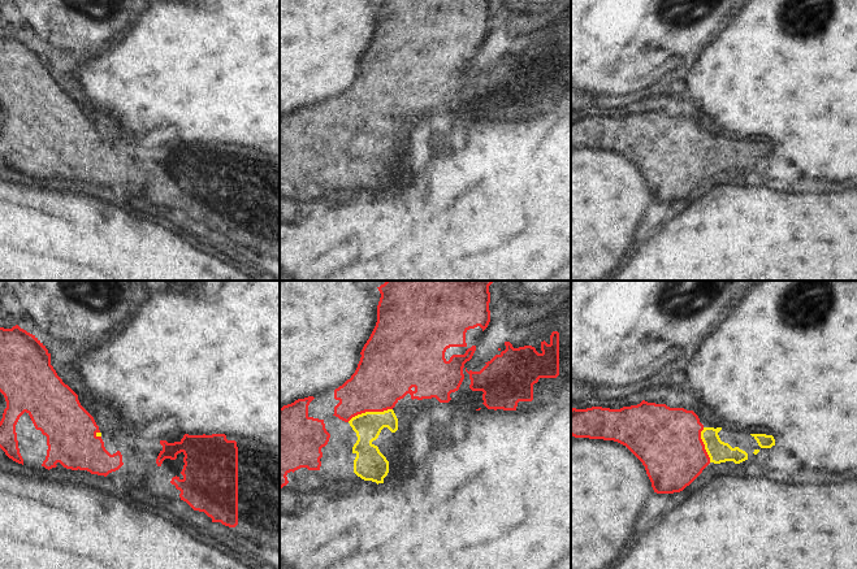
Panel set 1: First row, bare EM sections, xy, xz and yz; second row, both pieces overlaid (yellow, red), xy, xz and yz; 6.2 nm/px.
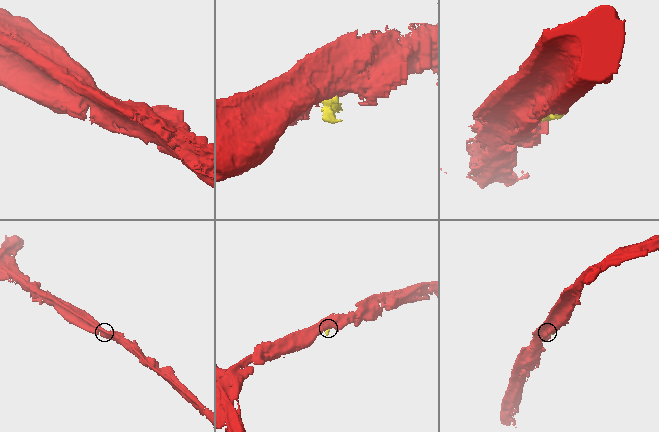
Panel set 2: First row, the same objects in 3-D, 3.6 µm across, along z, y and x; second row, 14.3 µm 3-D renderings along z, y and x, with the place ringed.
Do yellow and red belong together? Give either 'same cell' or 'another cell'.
same cell

